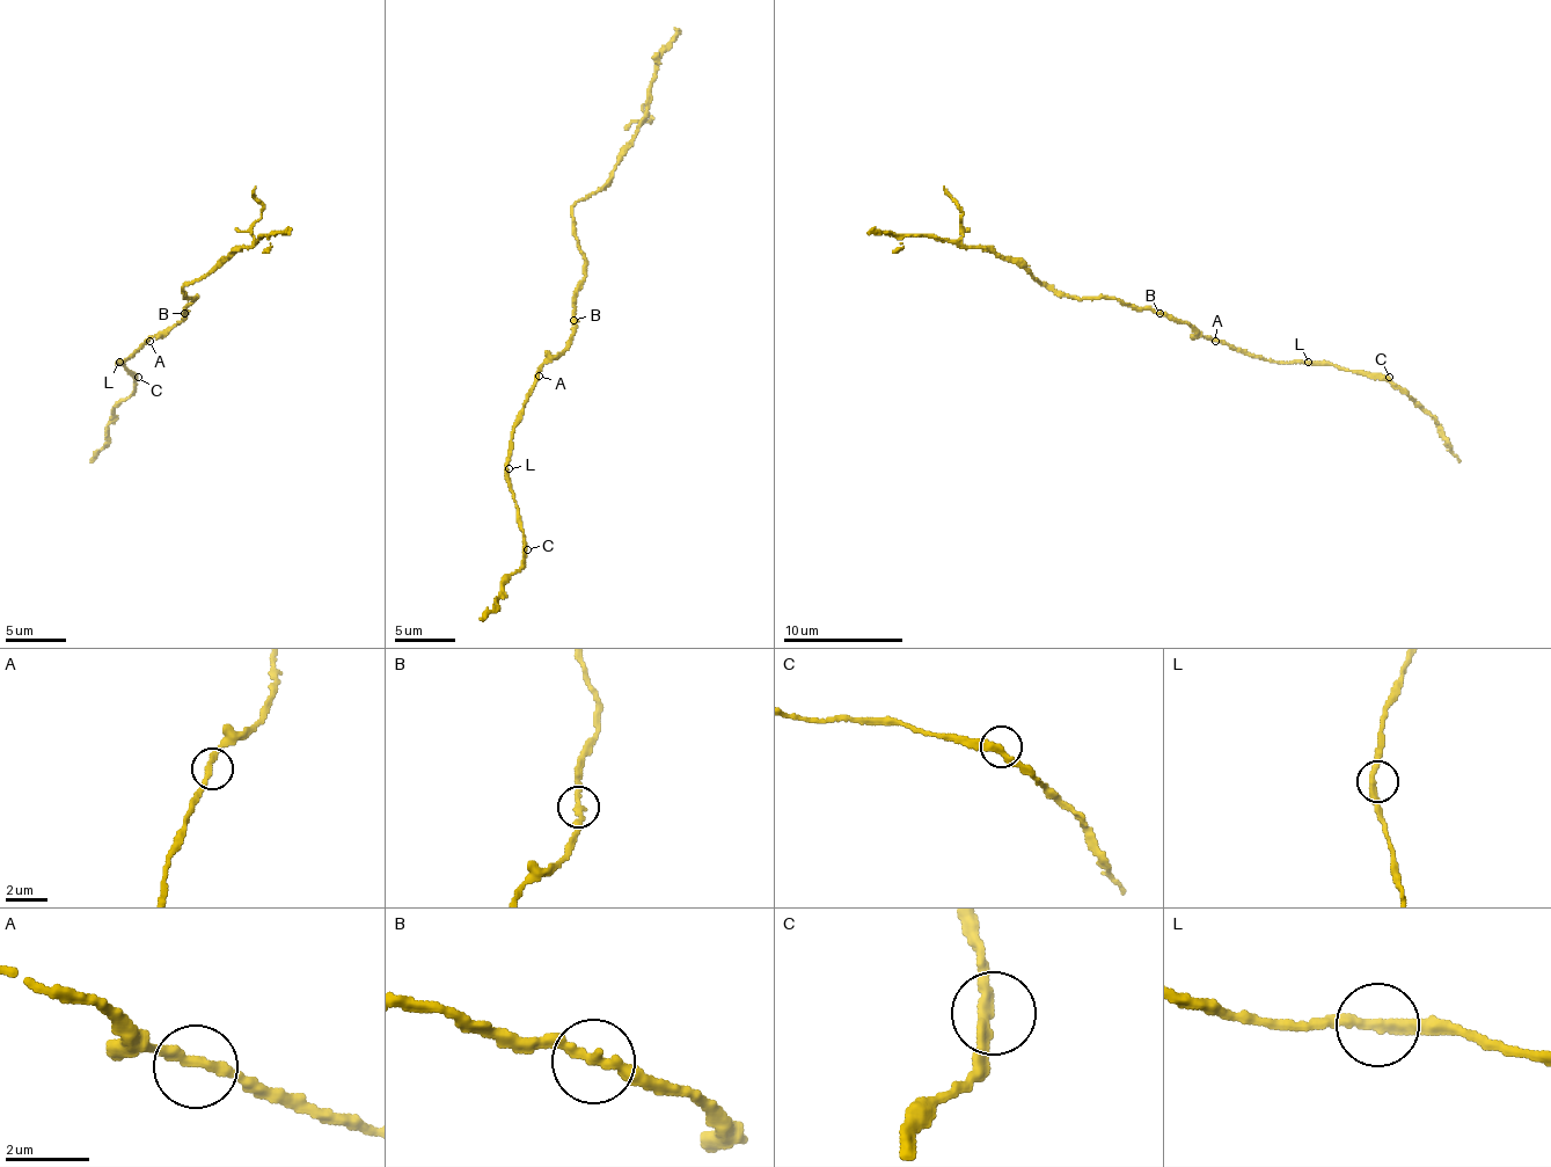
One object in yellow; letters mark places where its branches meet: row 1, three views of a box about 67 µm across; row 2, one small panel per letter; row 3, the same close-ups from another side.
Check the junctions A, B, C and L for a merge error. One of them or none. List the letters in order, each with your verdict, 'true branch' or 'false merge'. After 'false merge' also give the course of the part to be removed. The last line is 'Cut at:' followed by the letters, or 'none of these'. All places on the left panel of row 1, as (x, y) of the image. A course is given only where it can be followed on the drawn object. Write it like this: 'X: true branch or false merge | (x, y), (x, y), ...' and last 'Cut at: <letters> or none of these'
A: true branch
B: true branch
C: true branch
L: true branch
Cut at: none of these

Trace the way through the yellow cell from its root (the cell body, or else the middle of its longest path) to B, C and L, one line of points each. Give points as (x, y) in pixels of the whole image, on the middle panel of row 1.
B: (571, 334), (575, 319)
C: (571, 334), (571, 340), (542, 366), (512, 436), (506, 481), (518, 508), (518, 525), (527, 549)
L: (571, 334), (571, 340), (542, 366), (535, 379), (512, 436), (512, 453), (506, 466), (509, 468)

